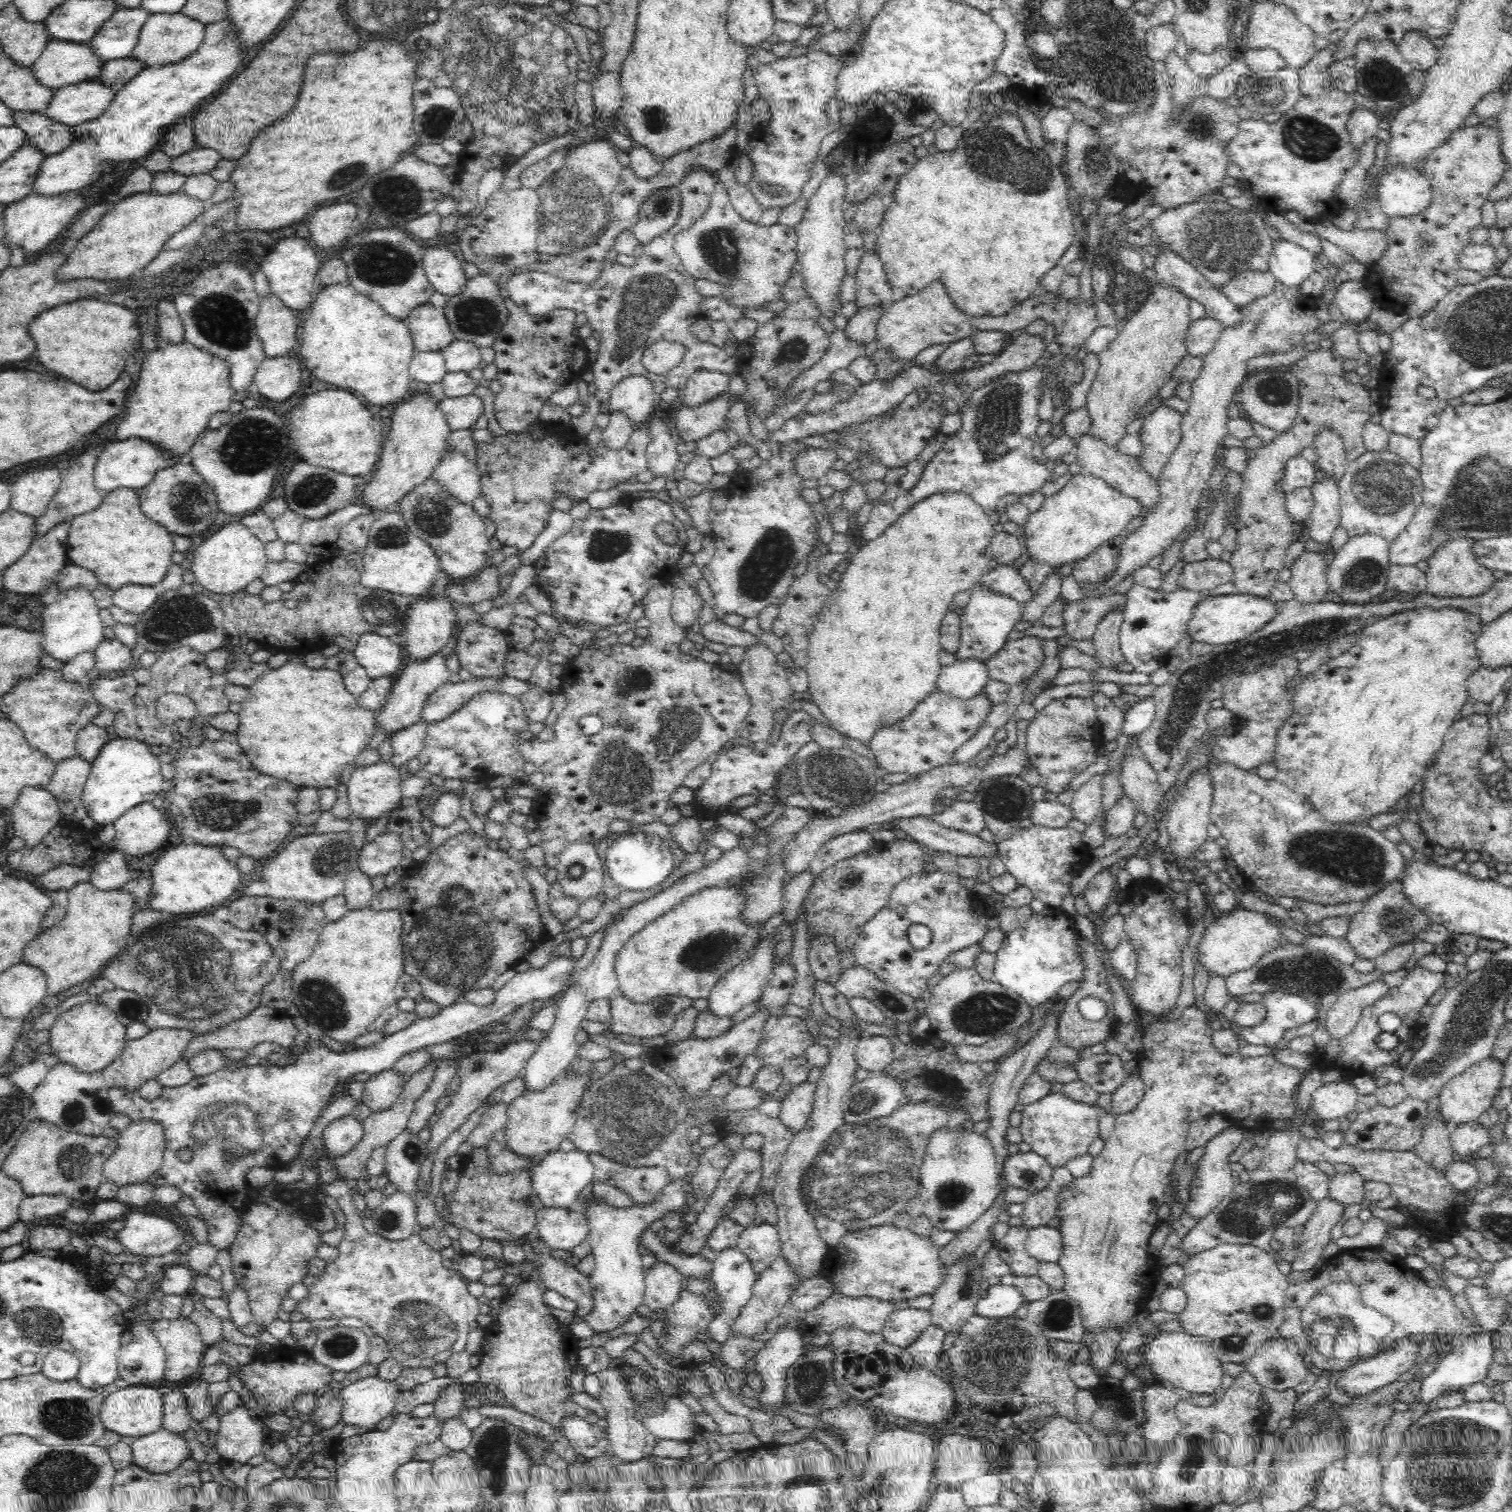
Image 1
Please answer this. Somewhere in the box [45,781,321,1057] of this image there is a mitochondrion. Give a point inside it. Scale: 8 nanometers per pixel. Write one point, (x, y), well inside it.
(187, 975)

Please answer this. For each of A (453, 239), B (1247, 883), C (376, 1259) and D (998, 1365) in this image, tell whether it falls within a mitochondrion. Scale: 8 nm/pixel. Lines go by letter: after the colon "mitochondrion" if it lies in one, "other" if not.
A: other
B: other
C: other
D: mitochondrion

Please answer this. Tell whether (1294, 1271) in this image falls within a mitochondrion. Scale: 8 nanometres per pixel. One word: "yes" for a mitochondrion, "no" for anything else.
no

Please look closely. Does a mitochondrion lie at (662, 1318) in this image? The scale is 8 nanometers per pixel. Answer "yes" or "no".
no

